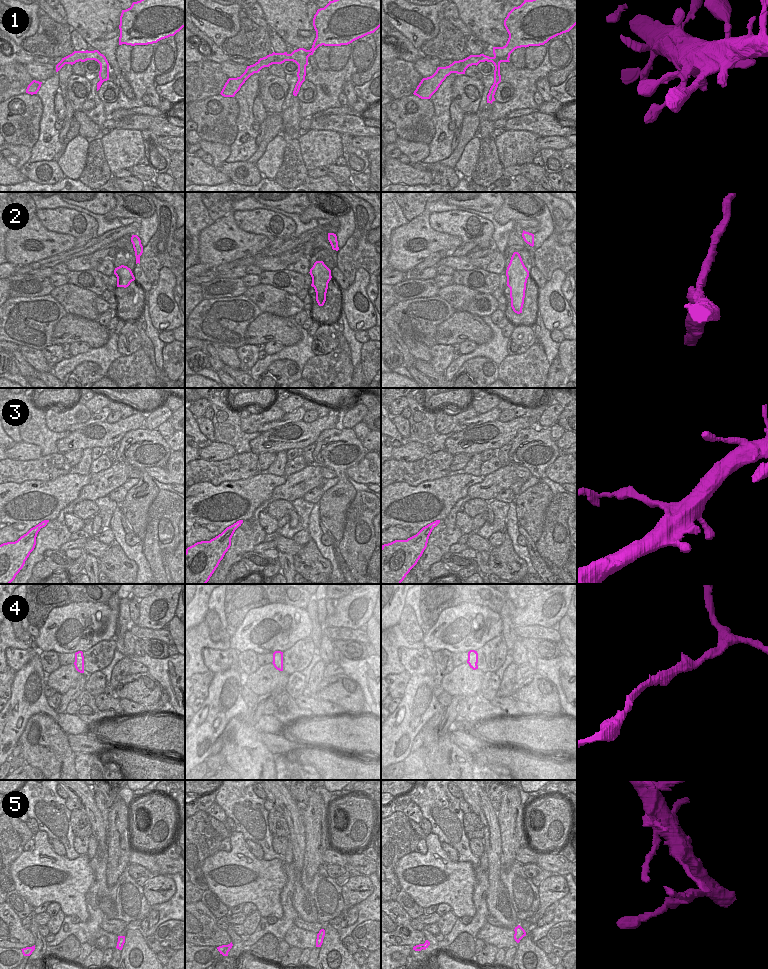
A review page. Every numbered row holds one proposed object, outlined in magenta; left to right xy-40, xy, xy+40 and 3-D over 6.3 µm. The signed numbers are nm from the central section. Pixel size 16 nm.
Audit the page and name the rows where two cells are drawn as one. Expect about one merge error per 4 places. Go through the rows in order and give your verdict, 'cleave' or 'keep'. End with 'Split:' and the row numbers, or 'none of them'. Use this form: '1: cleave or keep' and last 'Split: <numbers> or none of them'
1: cleave
2: keep
3: cleave
4: keep
5: keep
Split: 1, 3

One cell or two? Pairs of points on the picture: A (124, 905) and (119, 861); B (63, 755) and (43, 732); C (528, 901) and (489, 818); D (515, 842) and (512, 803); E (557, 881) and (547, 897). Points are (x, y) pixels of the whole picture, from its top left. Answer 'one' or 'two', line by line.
A: two
B: one
C: two
D: one
E: one

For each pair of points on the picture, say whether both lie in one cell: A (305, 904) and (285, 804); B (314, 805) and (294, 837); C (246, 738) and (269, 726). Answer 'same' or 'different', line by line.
A: same
B: different
C: different

